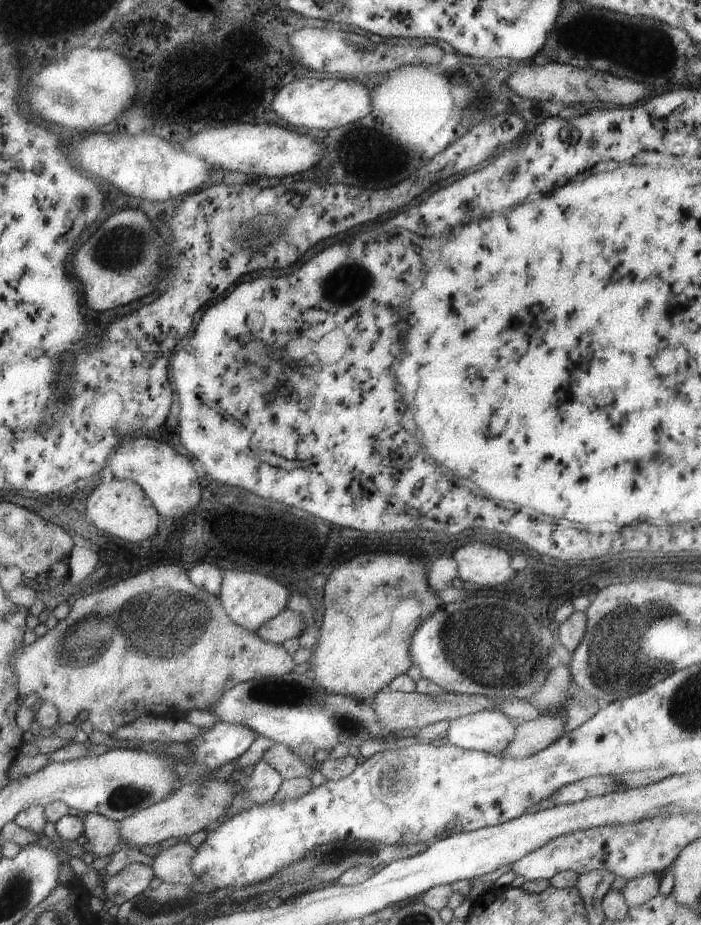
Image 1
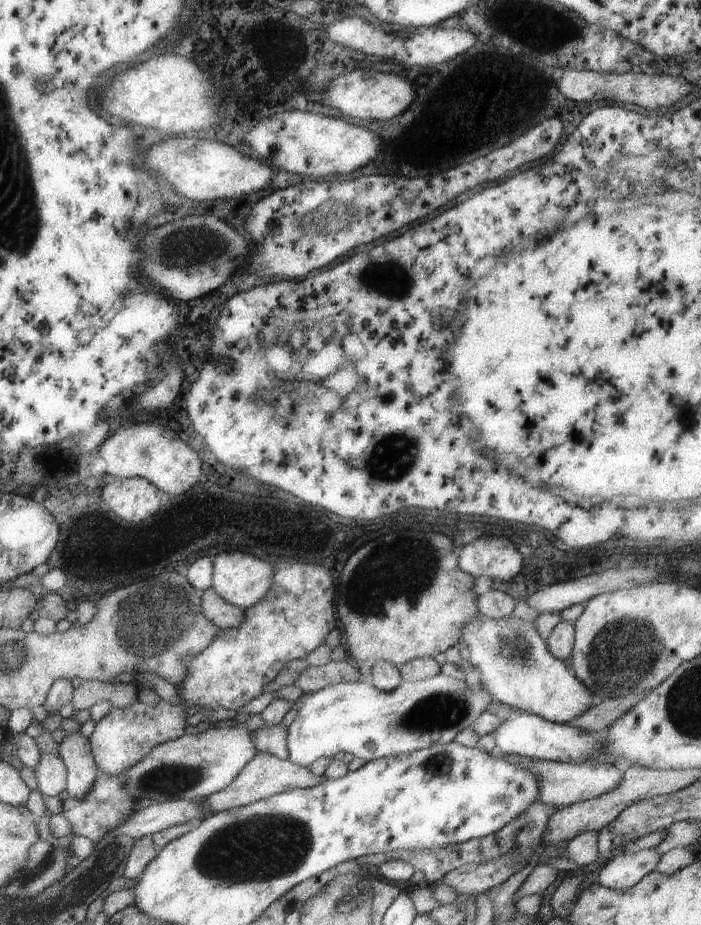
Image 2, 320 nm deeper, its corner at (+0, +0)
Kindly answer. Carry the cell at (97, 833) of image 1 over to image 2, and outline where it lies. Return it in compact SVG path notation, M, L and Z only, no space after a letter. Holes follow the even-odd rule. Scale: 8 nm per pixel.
M79 731L65 733L58 744L58 757L66 768L64 790L69 797L79 797L89 790L98 768L91 754L90 740Z

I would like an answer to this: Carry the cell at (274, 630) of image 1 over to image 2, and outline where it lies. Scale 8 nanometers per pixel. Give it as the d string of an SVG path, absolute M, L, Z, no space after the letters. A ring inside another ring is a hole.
M209 587L200 596L200 613L218 629L224 629L236 627L243 618L244 610L225 602L213 587Z

